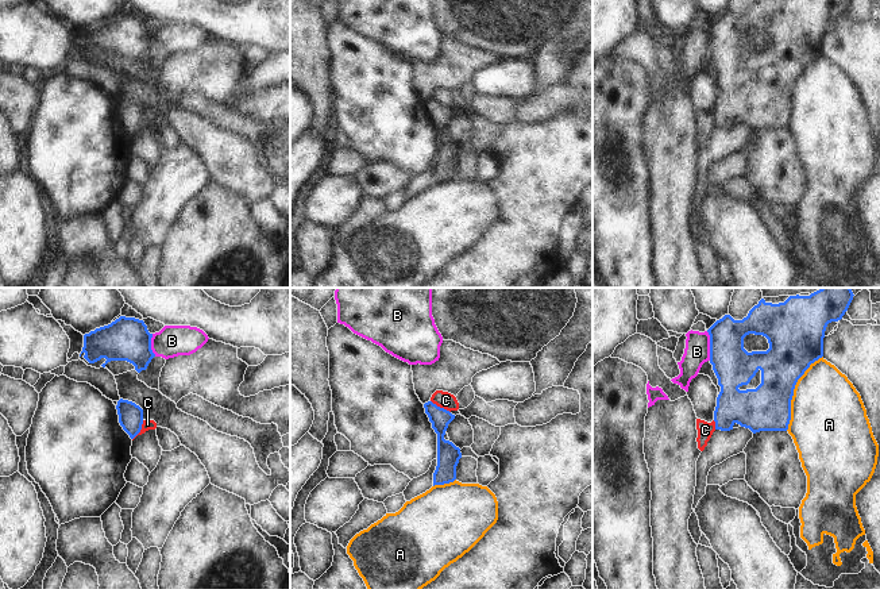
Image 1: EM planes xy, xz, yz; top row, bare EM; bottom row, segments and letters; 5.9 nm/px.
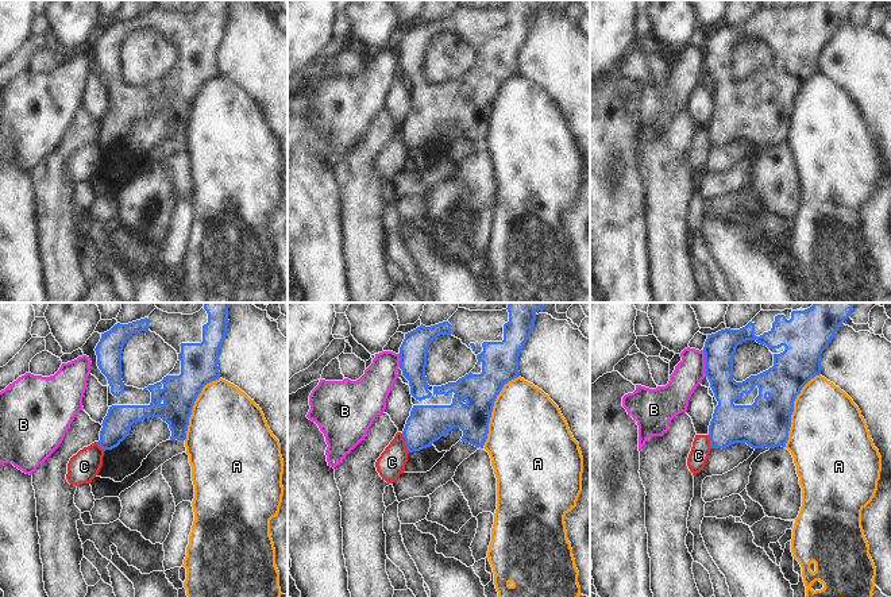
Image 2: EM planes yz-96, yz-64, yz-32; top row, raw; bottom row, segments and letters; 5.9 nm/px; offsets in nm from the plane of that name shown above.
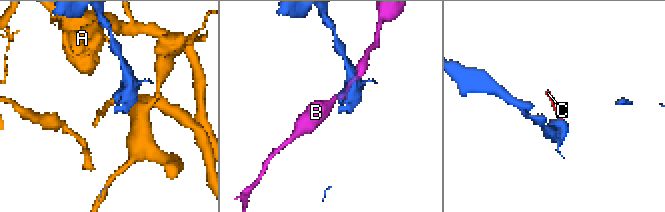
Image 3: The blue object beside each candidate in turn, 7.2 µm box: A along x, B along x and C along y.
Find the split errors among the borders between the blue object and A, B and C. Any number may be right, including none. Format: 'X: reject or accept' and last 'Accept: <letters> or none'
A: reject
B: reject
C: reject
Accept: none

